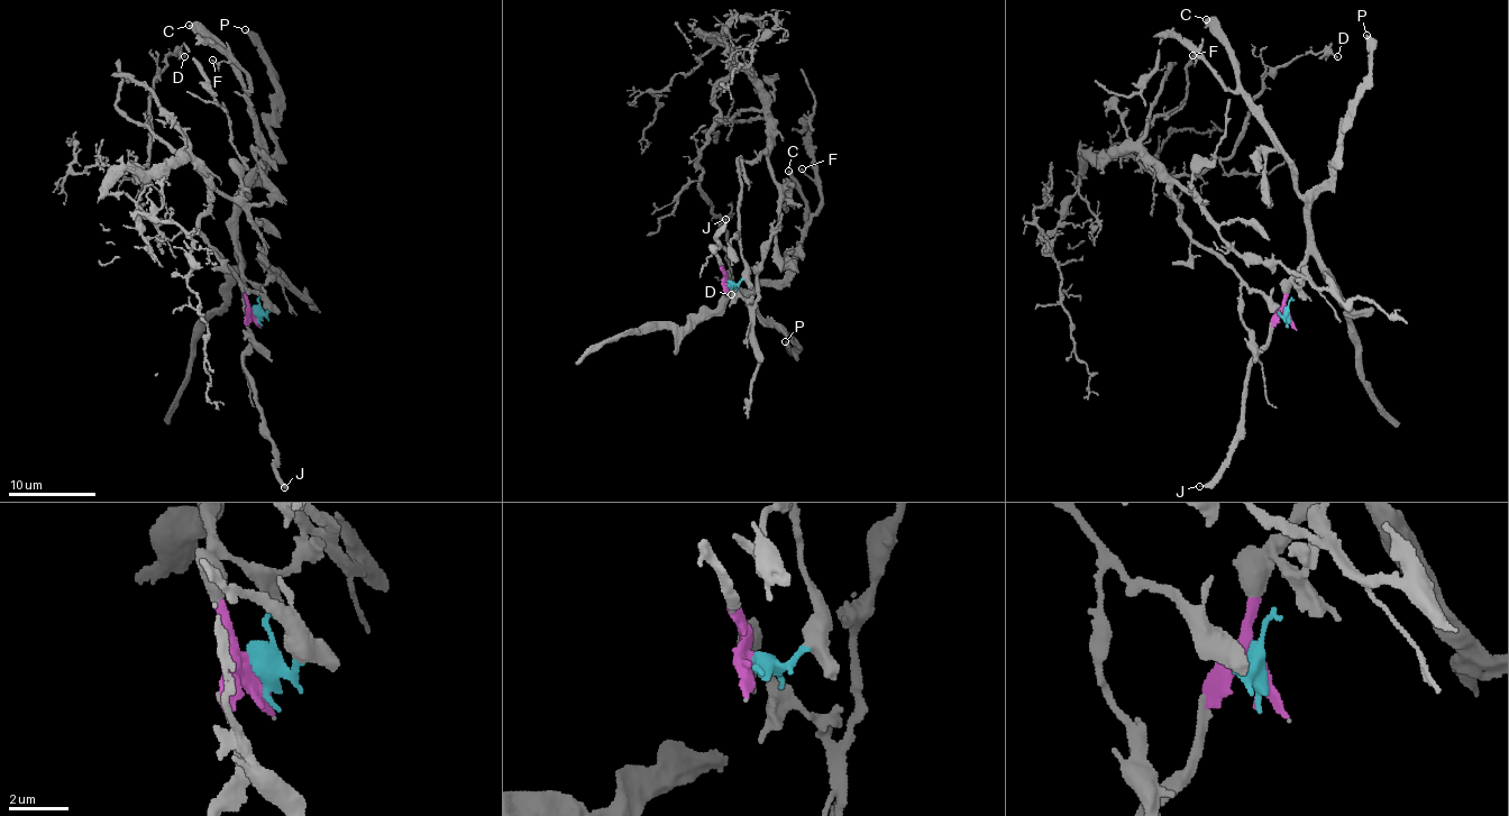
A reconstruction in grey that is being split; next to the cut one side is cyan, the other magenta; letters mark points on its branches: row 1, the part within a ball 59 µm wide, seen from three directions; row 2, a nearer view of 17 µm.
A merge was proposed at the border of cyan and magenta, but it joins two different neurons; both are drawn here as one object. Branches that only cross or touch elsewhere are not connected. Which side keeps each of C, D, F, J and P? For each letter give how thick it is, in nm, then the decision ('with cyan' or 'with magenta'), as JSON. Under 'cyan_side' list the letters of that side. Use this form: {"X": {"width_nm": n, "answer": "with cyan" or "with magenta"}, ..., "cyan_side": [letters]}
{"C": {"width_nm": 400, "answer": "with magenta"}, "D": {"width_nm": 140, "answer": "with cyan"}, "F": {"width_nm": 110, "answer": "with magenta"}, "J": {"width_nm": 200, "answer": "with magenta"}, "P": {"width_nm": 320, "answer": "with magenta"}, "cyan_side": ["D"]}

